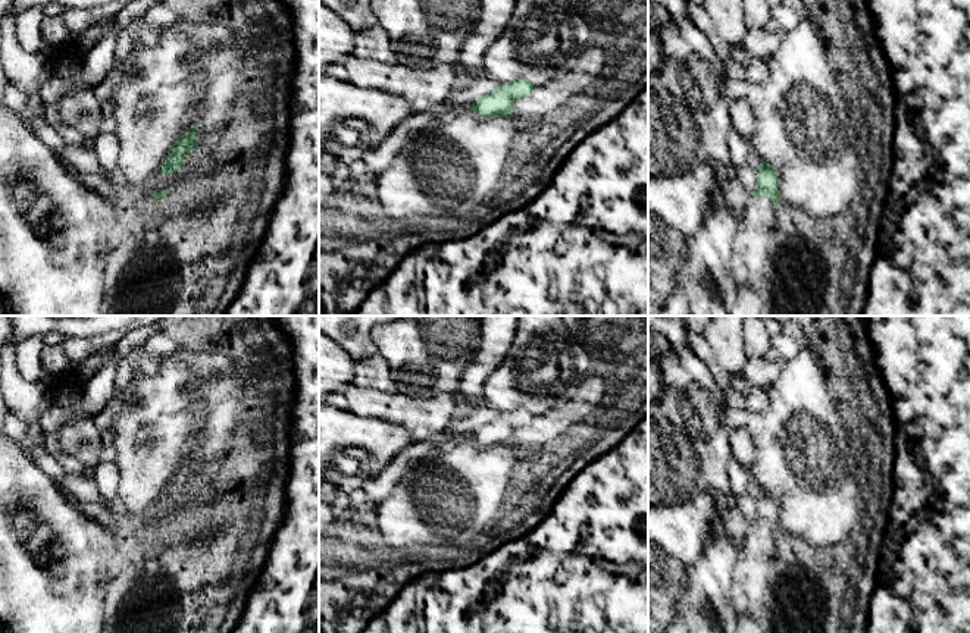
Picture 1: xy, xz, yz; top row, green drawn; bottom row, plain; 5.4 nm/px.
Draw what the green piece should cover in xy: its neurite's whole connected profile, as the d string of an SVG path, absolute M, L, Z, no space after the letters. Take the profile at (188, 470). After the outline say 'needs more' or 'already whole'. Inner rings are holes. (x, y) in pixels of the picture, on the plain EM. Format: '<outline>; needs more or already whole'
M197 445L188 461L185 461L169 479L163 495L162 504L169 504L181 498L185 486L198 476L198 464L201 461L201 448Z; needs more

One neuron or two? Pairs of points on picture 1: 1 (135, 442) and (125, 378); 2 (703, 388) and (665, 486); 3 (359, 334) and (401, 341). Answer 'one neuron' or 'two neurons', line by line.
1: two neurons
2: one neuron
3: two neurons

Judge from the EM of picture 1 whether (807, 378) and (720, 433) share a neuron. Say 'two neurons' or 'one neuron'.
two neurons

